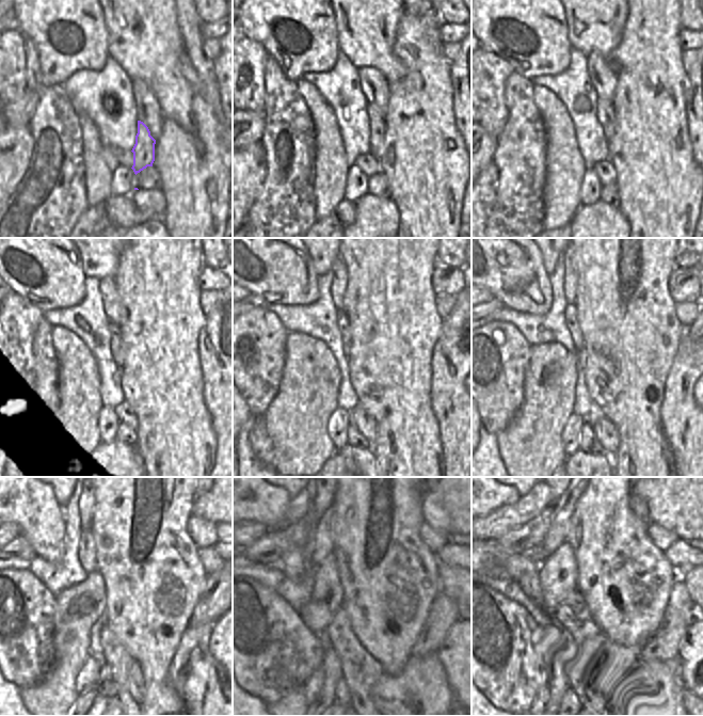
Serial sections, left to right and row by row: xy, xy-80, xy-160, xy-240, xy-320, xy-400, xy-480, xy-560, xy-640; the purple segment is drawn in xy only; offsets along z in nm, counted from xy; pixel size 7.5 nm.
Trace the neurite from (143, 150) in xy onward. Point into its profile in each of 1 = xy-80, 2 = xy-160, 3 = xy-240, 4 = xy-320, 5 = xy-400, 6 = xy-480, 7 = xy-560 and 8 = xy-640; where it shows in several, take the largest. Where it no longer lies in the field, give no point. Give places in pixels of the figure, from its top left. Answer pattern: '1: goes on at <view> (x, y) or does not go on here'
1: goes on at xy-80 (377, 122)
2: goes on at xy-160 (605, 112)
3: goes on at xy-240 (116, 345)
4: goes on at xy-320 (342, 319)
5: goes on at xy-400 (570, 314)
6: goes on at xy-480 (86, 546)
7: goes on at xy-560 (322, 534)
8: goes on at xy-640 (564, 506)

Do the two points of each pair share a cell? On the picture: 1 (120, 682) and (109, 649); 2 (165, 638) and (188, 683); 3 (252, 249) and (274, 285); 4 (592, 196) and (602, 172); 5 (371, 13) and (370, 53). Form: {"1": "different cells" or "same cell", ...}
{"1": "same cell", "2": "different cells", "3": "same cell", "4": "different cells", "5": "same cell"}

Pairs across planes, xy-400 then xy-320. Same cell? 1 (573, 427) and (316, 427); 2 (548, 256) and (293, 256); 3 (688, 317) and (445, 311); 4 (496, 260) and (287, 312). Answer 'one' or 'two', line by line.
1: two
2: two
3: one
4: two

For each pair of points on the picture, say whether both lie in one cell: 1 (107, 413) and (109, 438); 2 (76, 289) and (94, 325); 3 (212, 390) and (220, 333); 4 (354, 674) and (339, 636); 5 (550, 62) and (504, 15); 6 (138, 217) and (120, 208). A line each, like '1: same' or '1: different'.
1: same
2: different
3: same
4: same
5: same
6: same

